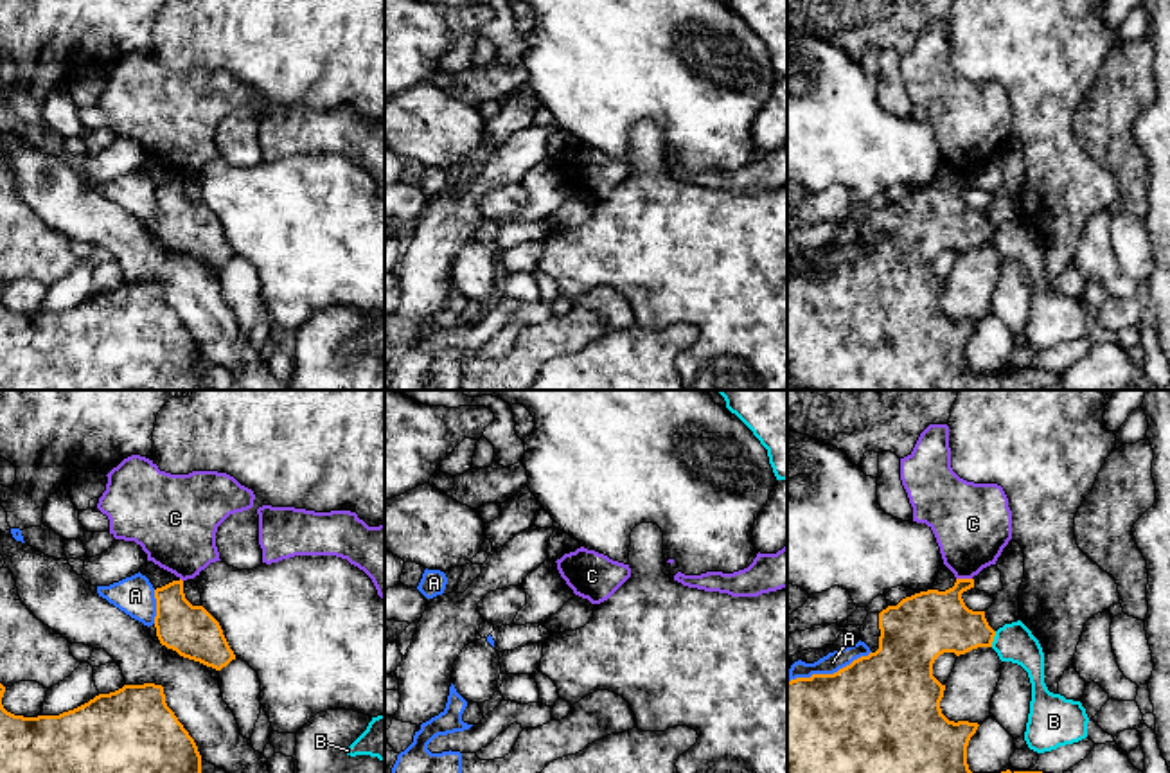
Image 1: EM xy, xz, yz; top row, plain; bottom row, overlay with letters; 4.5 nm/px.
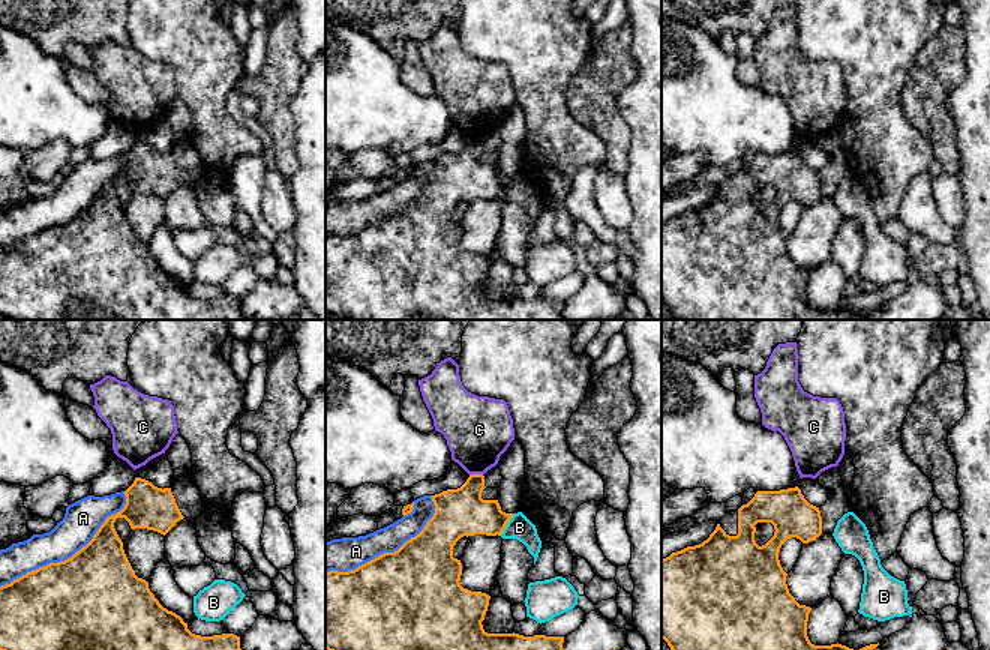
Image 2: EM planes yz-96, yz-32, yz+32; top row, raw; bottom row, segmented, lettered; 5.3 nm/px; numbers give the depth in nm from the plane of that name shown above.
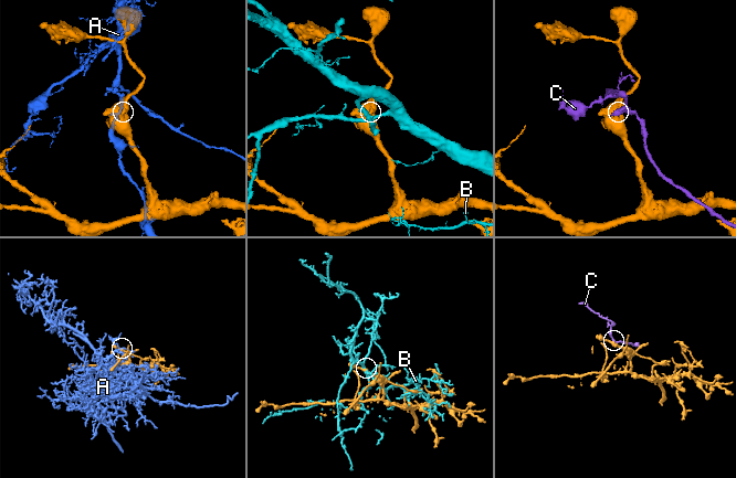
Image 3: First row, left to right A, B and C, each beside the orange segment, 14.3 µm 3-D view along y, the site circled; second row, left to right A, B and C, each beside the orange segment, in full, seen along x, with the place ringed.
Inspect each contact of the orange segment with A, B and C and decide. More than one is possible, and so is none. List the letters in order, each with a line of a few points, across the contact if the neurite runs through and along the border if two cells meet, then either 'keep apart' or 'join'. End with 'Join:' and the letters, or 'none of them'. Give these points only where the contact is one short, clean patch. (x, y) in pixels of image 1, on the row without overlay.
A: keep apart
B: keep apart
C: yz (957, 175), (971, 177) | keep apart
Join: none of them

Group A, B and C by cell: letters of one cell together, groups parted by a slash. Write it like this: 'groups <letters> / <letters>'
groups A / B / C

